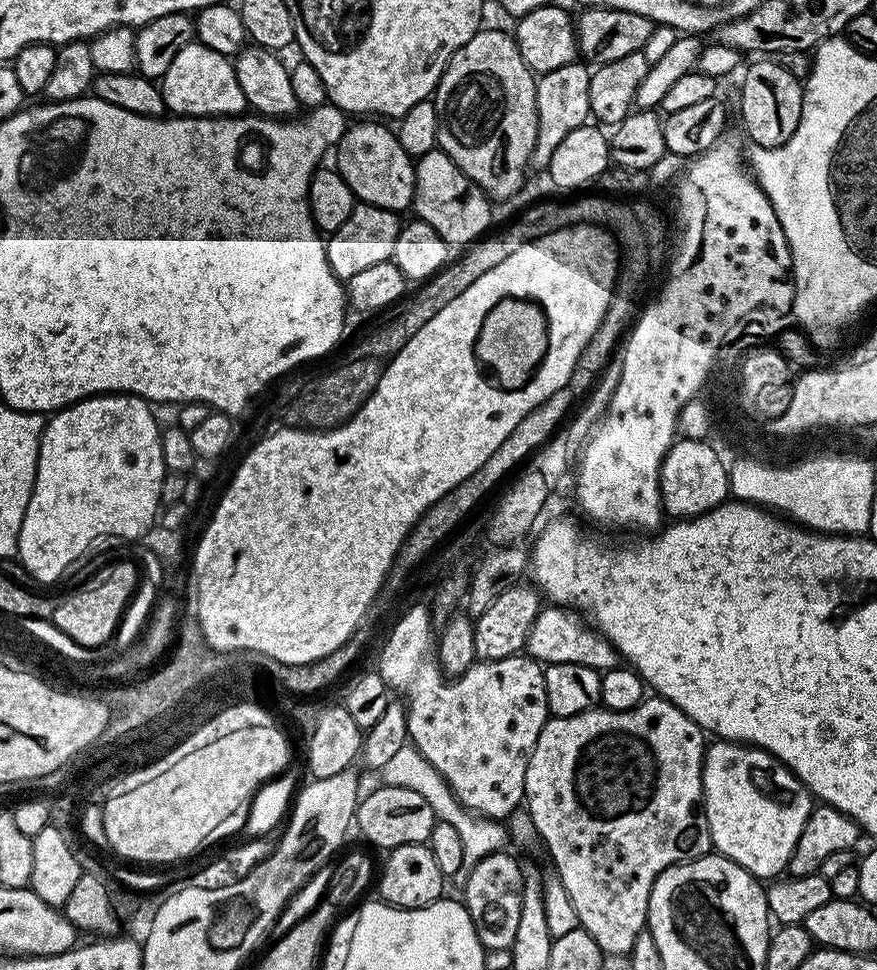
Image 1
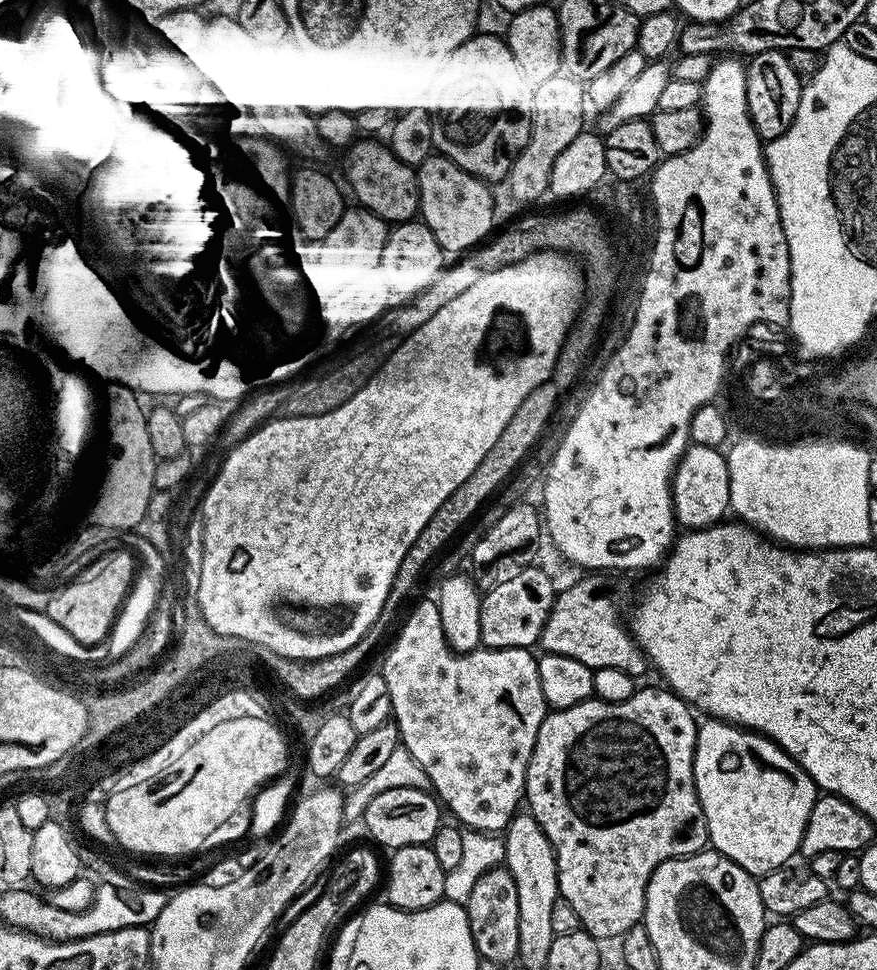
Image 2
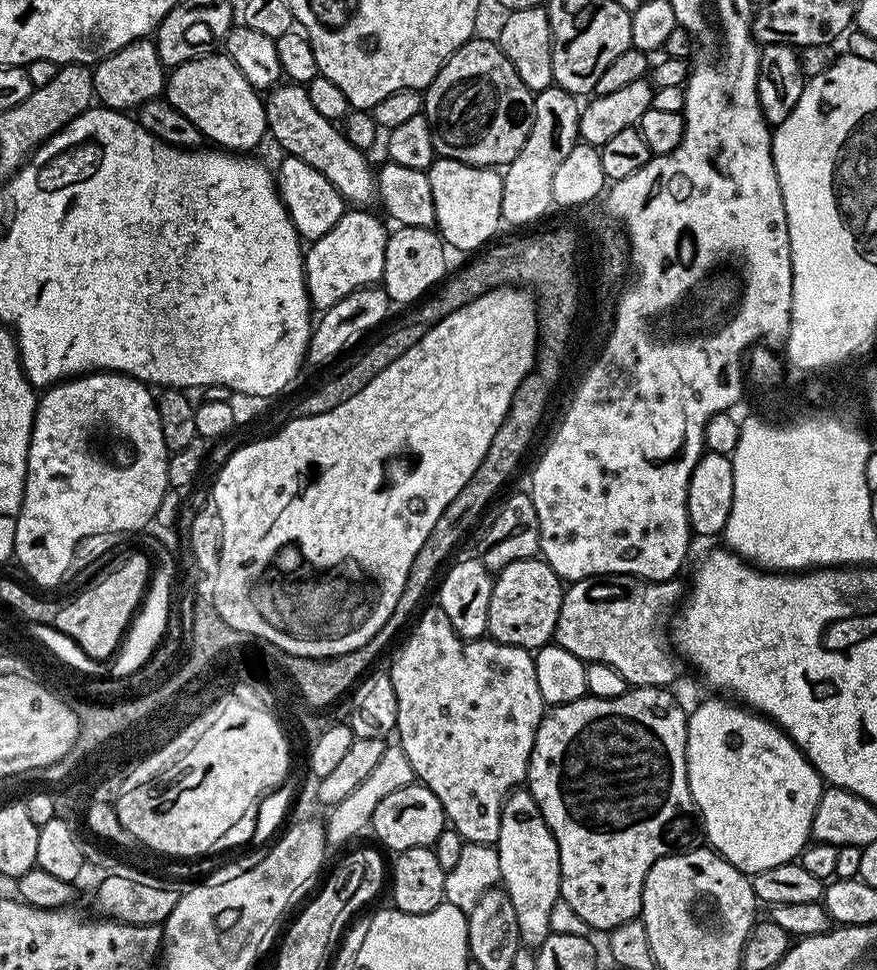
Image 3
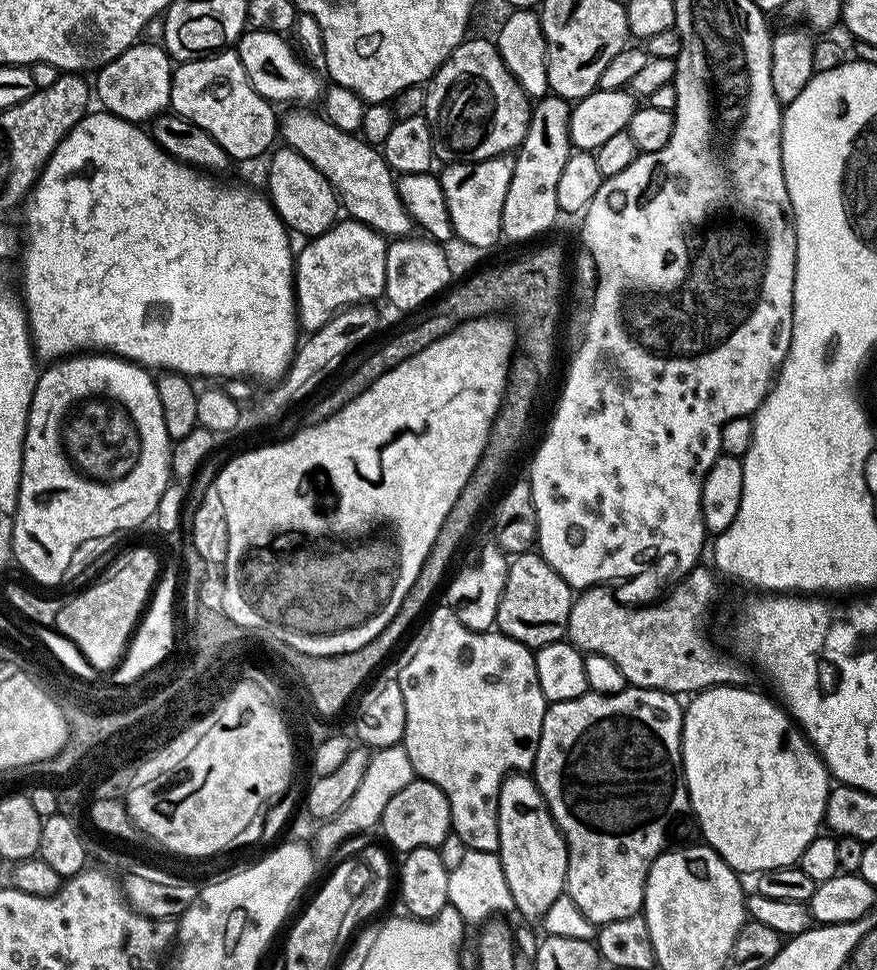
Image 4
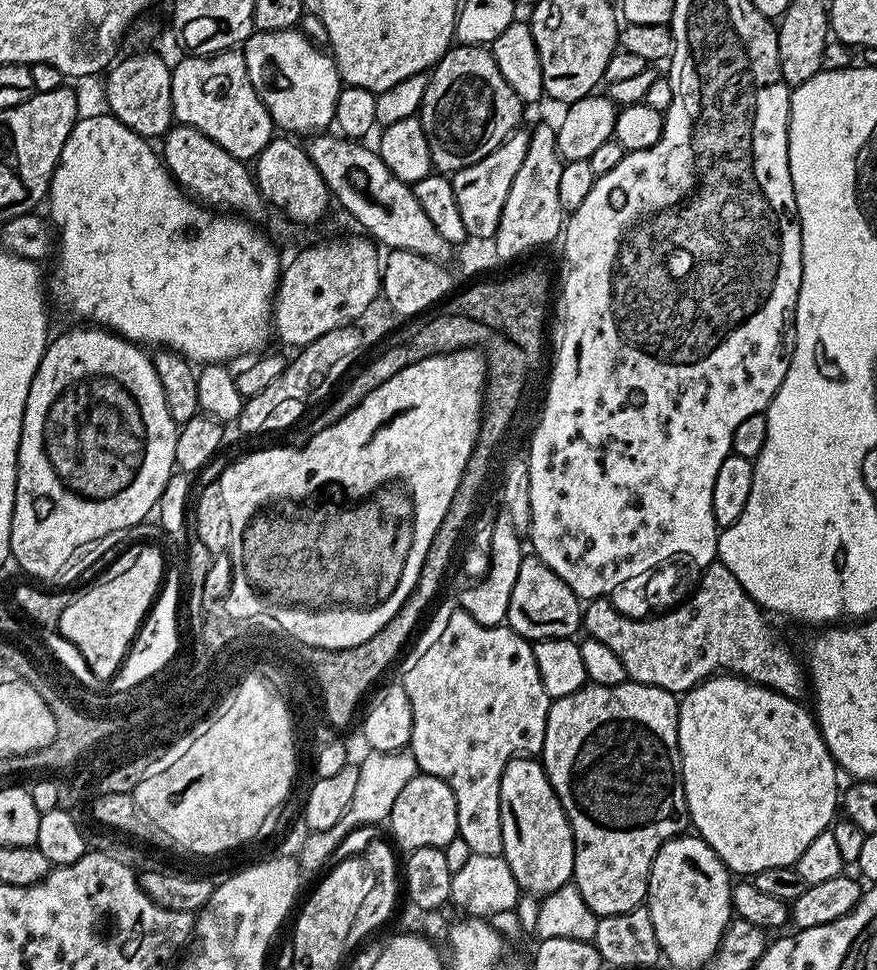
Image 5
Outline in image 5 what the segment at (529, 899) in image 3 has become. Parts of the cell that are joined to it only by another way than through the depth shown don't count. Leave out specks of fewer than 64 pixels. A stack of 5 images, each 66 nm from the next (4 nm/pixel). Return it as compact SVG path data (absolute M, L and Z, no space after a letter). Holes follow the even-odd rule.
M517 758L508 763L500 779L500 813L503 857L518 886L537 898L566 886L574 870L572 827L539 759Z

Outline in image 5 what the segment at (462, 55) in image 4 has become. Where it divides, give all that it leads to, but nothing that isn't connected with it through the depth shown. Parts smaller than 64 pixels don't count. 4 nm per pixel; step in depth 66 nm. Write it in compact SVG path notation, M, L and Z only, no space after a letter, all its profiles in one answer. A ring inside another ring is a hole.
M465 44L449 48L428 76L426 94L422 98L418 113L422 130L426 130L426 142L430 146L433 169L440 174L451 174L486 158L486 154L490 154L521 127L520 115L524 111L524 101L518 98L518 94L514 94L514 90L510 90L510 82L502 78L502 70L498 70L498 62L494 62L487 47Z

